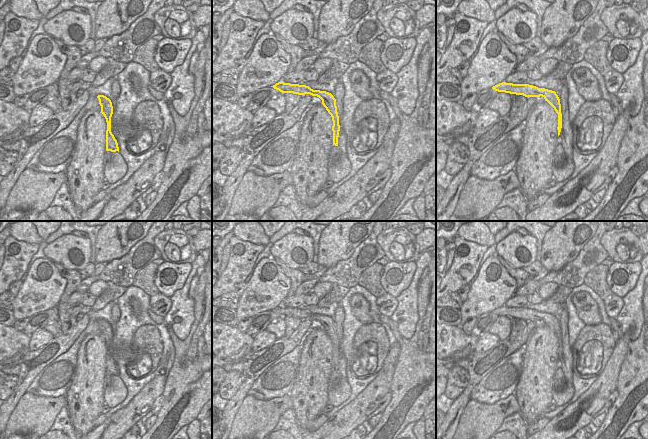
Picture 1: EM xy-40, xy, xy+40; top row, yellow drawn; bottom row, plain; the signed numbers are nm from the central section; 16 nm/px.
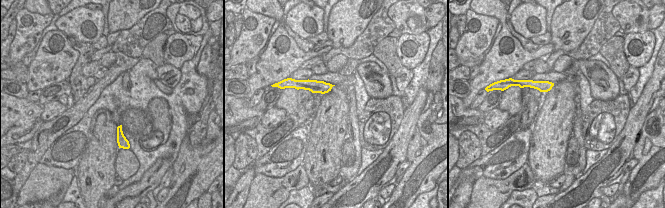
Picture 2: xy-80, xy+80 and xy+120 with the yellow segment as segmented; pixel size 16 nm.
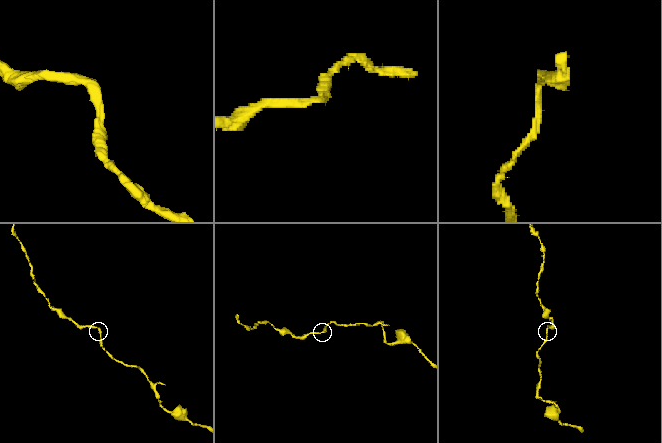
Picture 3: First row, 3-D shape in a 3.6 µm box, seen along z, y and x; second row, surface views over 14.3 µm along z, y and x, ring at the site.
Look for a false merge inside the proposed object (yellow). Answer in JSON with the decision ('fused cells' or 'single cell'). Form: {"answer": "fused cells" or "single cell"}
{"answer": "single cell"}

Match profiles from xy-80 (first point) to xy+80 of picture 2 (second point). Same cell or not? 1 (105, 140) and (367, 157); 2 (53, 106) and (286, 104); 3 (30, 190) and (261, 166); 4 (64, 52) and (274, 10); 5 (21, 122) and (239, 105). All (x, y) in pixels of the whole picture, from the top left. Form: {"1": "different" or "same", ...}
{"1": "different", "2": "different", "3": "different", "4": "same", "5": "same"}

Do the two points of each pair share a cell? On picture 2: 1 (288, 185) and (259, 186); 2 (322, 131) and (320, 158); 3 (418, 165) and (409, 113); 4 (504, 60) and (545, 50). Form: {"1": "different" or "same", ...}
{"1": "same", "2": "same", "3": "different", "4": "same"}

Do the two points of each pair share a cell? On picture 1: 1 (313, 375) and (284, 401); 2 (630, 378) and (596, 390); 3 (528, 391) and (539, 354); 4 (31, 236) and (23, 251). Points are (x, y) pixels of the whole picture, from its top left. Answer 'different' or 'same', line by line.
1: different
2: different
3: same
4: different

